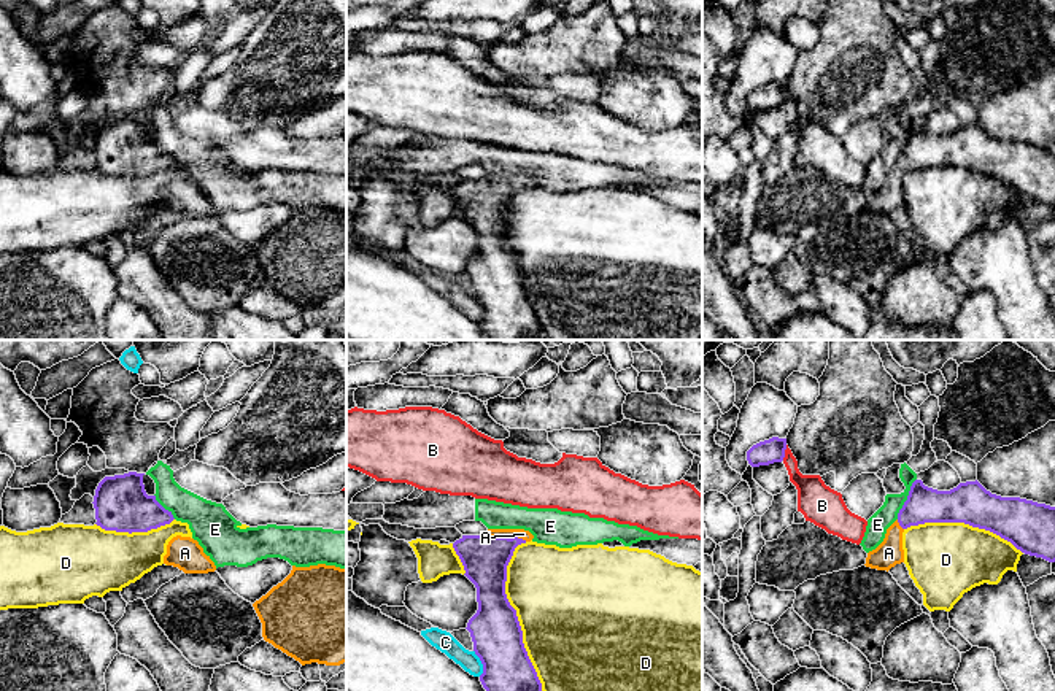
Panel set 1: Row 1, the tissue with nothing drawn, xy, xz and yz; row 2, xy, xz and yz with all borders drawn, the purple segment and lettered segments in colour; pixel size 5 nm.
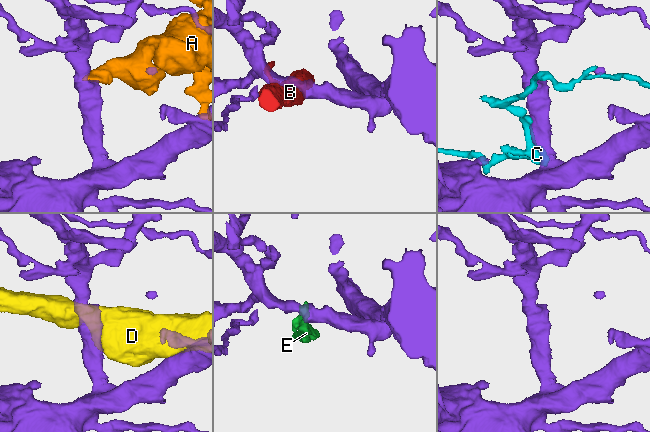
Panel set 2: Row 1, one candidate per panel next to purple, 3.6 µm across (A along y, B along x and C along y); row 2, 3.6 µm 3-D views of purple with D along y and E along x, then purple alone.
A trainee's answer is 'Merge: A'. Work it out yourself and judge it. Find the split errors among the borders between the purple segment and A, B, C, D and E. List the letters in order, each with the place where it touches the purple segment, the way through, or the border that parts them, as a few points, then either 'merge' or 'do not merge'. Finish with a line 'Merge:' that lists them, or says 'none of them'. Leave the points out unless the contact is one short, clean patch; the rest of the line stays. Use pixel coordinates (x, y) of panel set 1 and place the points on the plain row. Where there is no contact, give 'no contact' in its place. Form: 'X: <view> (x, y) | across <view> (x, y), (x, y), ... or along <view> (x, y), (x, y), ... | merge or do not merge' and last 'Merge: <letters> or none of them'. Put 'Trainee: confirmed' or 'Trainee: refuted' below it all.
A: xz (506, 181) | across xz (485, 204), (506, 181), (523, 178) | merge
B: yz (784, 97) | do not merge
C: xz (482, 307) | do not merge
D: xz (517, 261) | do not merge
E: yz (908, 143) | along yz (915, 123), (896, 162) | do not merge
Merge: A
Trainee: confirmed

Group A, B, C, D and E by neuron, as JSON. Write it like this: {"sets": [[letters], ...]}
{"sets": [["A"], ["B"], ["C"], ["D"], ["E"]]}

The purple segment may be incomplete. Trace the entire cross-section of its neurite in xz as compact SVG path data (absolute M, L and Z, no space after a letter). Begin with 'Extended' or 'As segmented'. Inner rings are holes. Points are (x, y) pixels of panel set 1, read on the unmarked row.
Extended. M488 173L483 180L462 180L453 187L466 221L477 232L478 254L469 264L467 275L473 295L483 308L480 326L489 340L542 340L542 327L523 288L523 275L516 254L505 238L507 210L518 189L531 186L534 180L524 173Z

